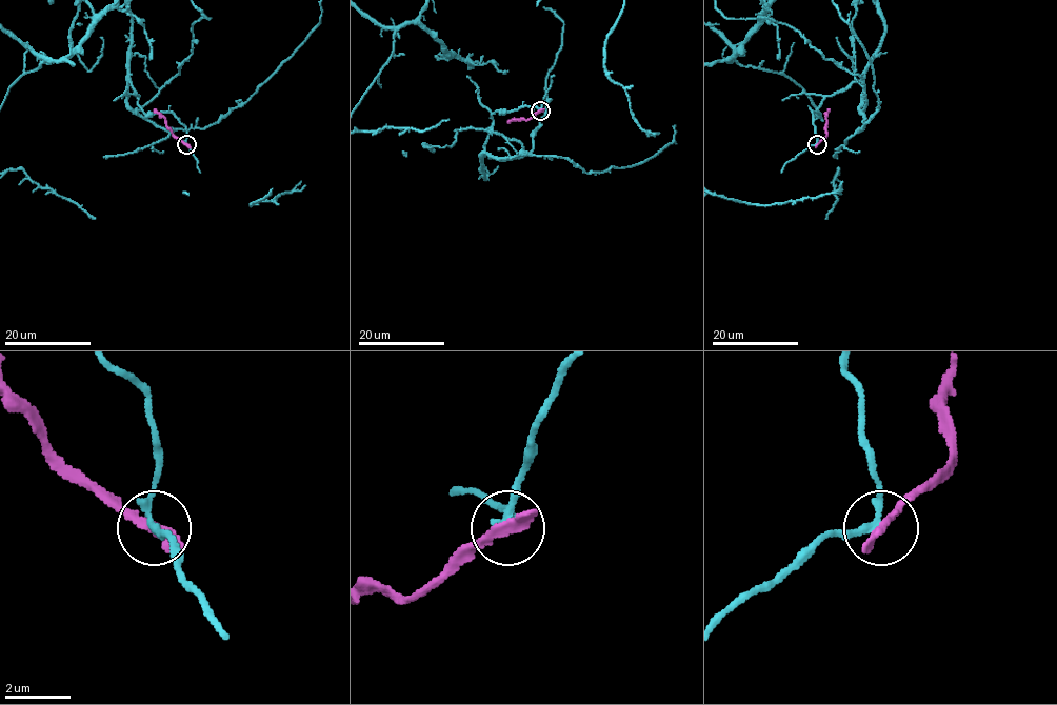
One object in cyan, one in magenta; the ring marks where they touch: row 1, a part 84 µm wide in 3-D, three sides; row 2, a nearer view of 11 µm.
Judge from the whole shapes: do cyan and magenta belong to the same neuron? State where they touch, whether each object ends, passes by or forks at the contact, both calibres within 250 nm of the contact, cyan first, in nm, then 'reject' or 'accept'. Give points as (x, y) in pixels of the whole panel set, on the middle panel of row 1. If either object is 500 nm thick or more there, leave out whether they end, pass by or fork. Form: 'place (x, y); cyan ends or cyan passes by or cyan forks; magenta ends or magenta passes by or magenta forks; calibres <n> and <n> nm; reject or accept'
place (540, 111); cyan passes by; magenta ends; calibres 200 and 360 nm; reject

